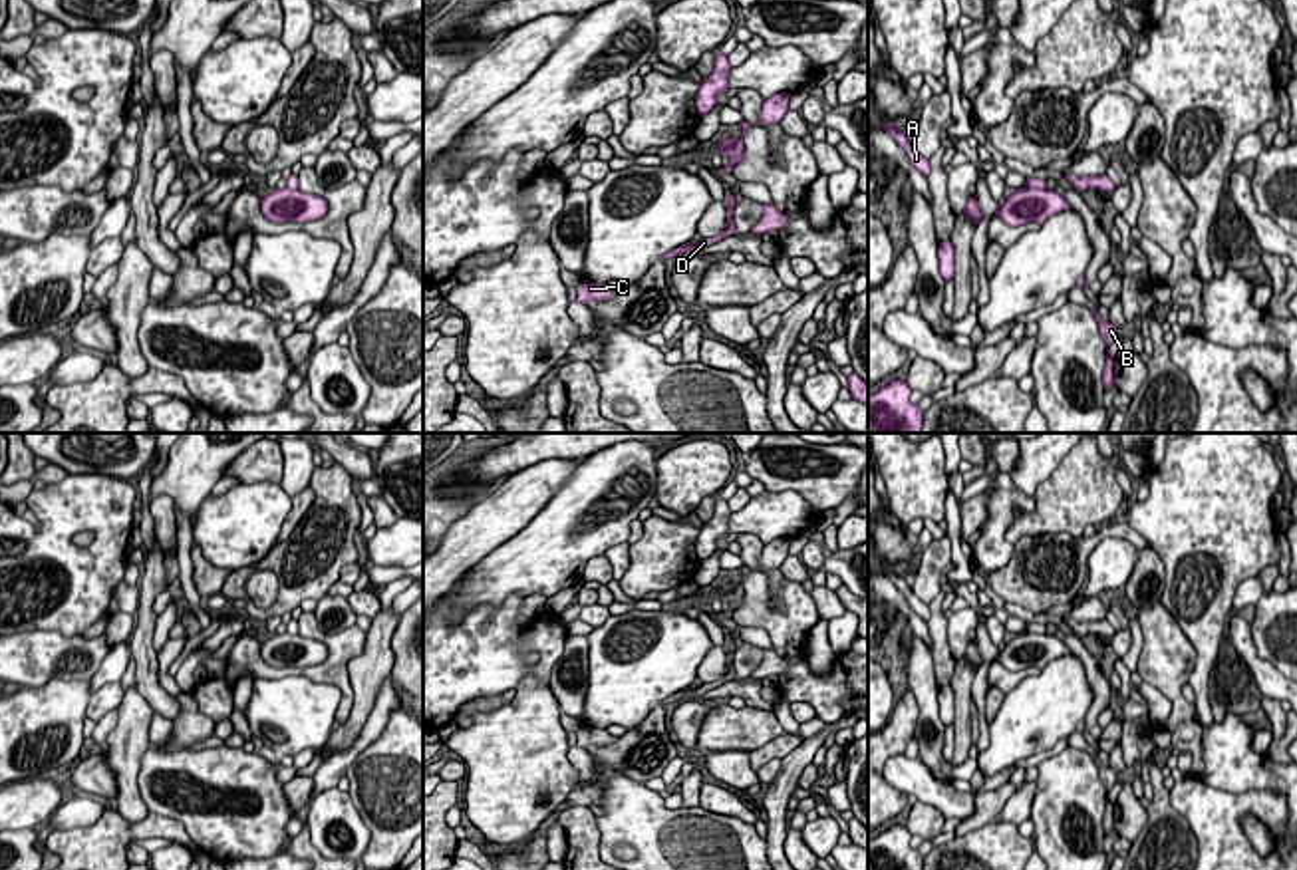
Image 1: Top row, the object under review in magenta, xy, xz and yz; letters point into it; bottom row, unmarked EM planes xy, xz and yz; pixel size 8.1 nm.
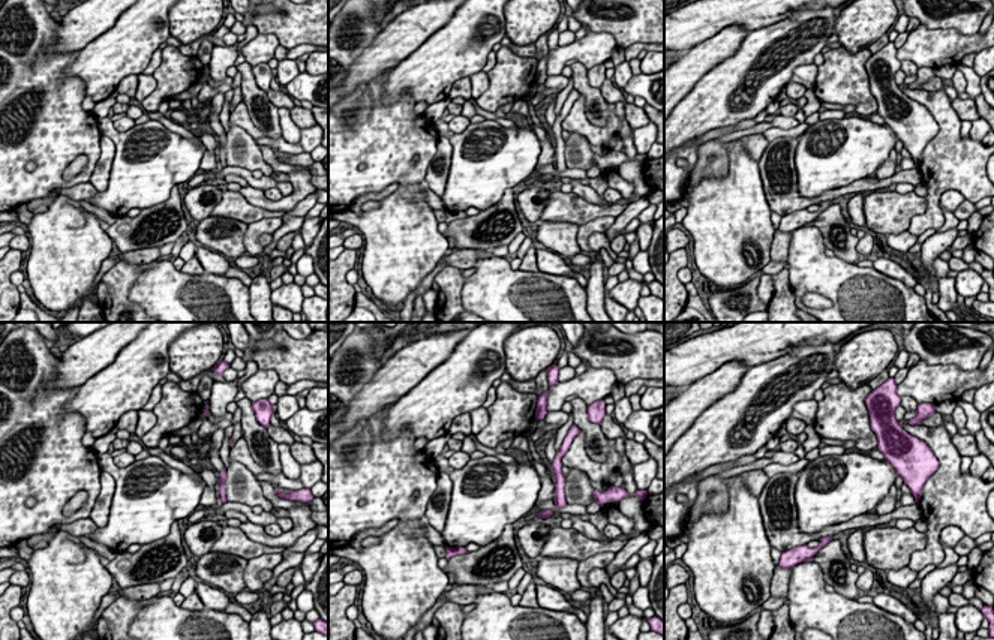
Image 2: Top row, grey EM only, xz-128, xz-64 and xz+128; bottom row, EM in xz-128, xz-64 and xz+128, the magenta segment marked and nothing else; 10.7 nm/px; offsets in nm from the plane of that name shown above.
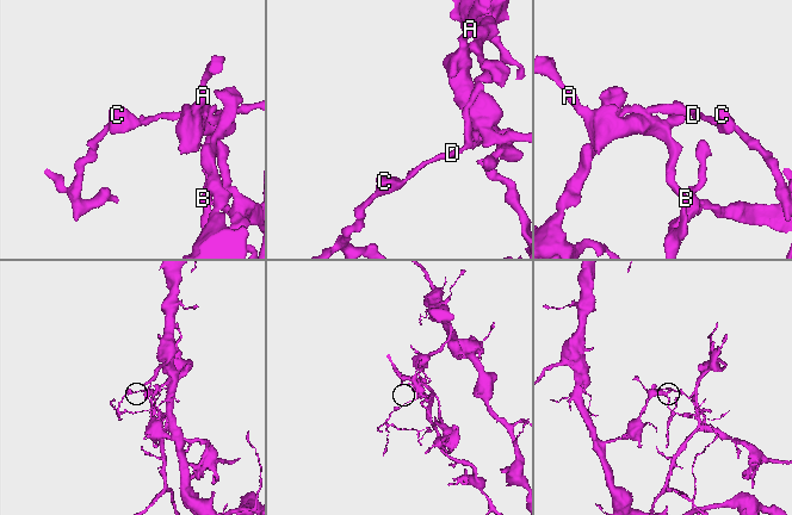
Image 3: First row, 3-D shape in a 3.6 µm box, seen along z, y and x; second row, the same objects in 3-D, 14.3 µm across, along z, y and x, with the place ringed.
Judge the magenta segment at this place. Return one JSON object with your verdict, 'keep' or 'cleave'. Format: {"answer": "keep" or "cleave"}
{"answer": "cleave"}

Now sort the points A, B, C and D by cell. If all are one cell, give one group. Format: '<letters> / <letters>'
A B / C D

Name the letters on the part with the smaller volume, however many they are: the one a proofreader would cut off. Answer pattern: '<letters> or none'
A, B

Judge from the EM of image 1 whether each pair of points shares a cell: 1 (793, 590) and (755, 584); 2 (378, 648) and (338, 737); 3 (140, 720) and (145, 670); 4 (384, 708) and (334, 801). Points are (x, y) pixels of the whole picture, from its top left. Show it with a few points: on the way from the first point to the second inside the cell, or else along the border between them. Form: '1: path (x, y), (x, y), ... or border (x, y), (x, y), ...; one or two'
1: path (793, 608), (785, 616), (773, 616), (759, 602); one
2: path (368, 670), (358, 716); one
3: border (136, 684), (136, 690), (153, 712); two
4: border (336, 785), (312, 799); two

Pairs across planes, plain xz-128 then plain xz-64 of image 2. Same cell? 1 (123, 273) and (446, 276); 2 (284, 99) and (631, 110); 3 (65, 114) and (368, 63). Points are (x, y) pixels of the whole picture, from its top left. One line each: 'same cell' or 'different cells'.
1: same cell
2: different cells
3: different cells

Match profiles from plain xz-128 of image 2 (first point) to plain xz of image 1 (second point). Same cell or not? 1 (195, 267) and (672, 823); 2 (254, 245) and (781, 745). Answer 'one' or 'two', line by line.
1: two
2: one

